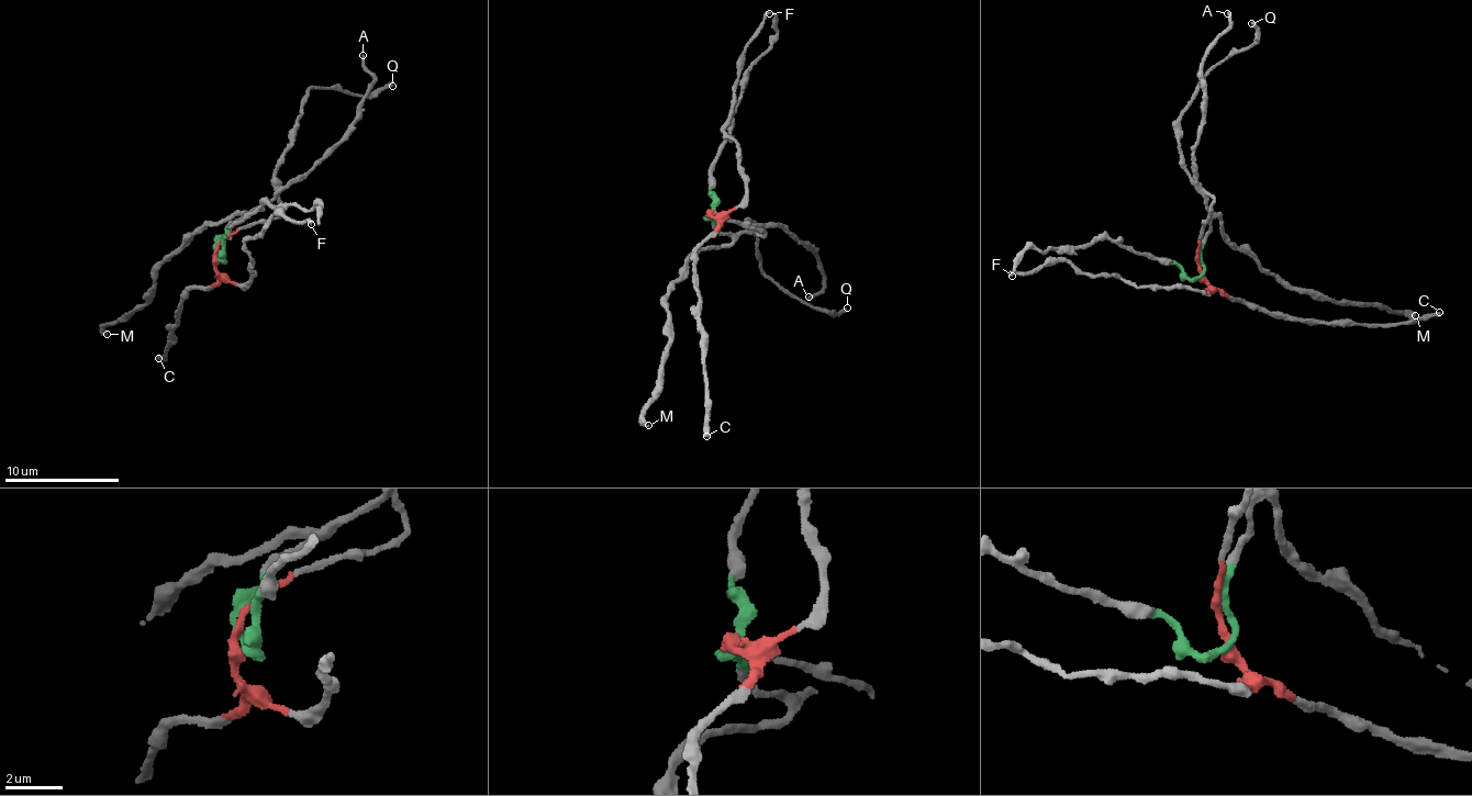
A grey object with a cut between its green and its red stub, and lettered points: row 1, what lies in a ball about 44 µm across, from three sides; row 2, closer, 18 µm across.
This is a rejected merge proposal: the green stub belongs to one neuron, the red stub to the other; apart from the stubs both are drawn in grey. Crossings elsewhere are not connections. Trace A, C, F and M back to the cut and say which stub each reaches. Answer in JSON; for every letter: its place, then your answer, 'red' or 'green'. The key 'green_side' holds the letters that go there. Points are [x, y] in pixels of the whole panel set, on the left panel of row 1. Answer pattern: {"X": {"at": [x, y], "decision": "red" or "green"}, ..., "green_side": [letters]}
{"A": {"at": [363, 55], "decision": "green"}, "C": {"at": [158, 358], "decision": "red"}, "F": {"at": [311, 224], "decision": "red"}, "M": {"at": [107, 334], "decision": "green"}, "green_side": ["A", "M"]}

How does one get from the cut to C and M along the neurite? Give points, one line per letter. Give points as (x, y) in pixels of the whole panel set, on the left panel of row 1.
C: (215, 257), (218, 280), (189, 291), (162, 361), (158, 357)
M: (219, 257), (215, 245), (224, 230), (247, 214), (198, 227), (158, 268), (145, 305), (106, 324), (106, 335)

